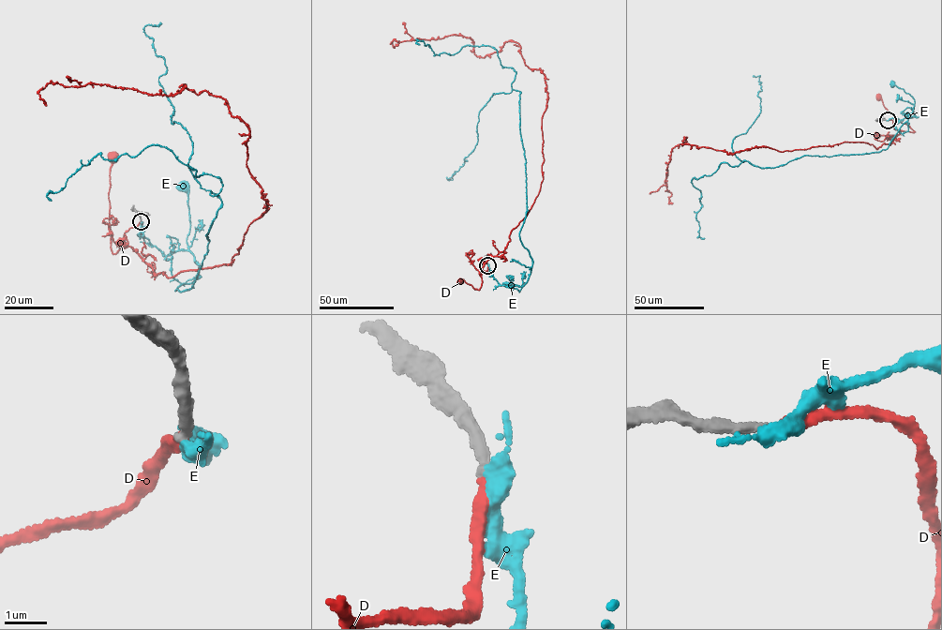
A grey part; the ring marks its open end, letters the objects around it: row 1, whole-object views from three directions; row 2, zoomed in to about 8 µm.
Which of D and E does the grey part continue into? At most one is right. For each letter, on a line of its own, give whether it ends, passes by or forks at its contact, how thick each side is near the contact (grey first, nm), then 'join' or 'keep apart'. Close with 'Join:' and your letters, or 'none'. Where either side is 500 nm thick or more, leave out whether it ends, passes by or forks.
D: it ends; calibres 280 and 240 nm; join
E: it passes by; calibres 280 and 340 nm; keep apart
Join: D

